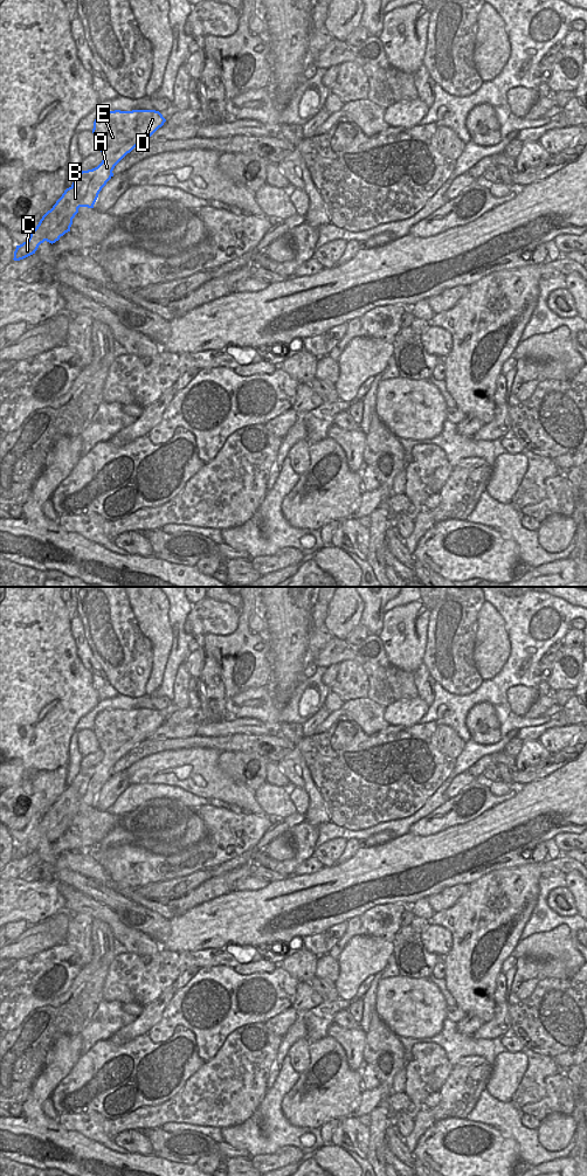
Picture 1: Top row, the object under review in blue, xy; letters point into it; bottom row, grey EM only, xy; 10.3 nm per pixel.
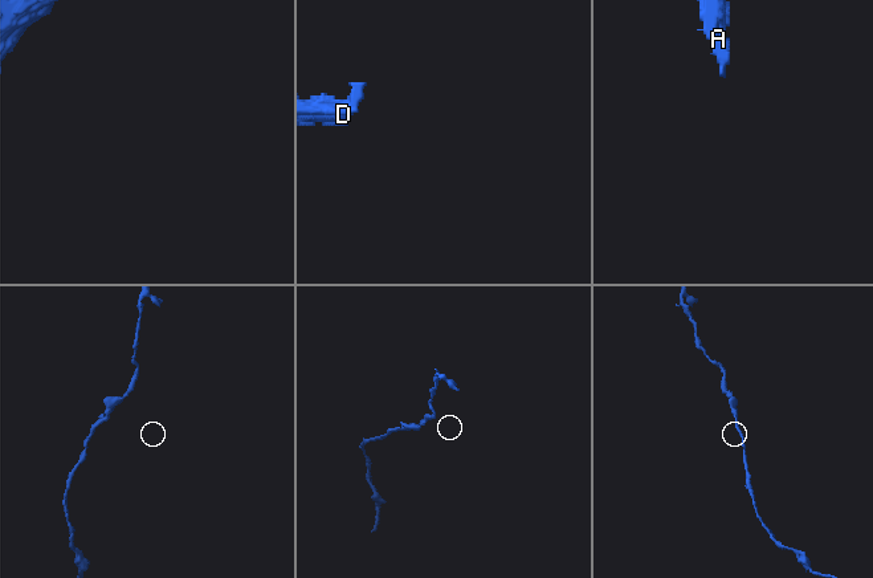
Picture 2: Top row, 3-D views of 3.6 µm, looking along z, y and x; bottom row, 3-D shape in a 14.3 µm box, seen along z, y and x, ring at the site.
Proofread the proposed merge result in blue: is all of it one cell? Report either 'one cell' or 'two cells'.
one cell

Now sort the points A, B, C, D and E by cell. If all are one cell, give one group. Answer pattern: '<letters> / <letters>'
A B C D E

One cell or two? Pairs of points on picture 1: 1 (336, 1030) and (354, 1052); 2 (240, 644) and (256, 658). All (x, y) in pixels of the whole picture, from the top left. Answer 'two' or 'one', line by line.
1: one
2: one

